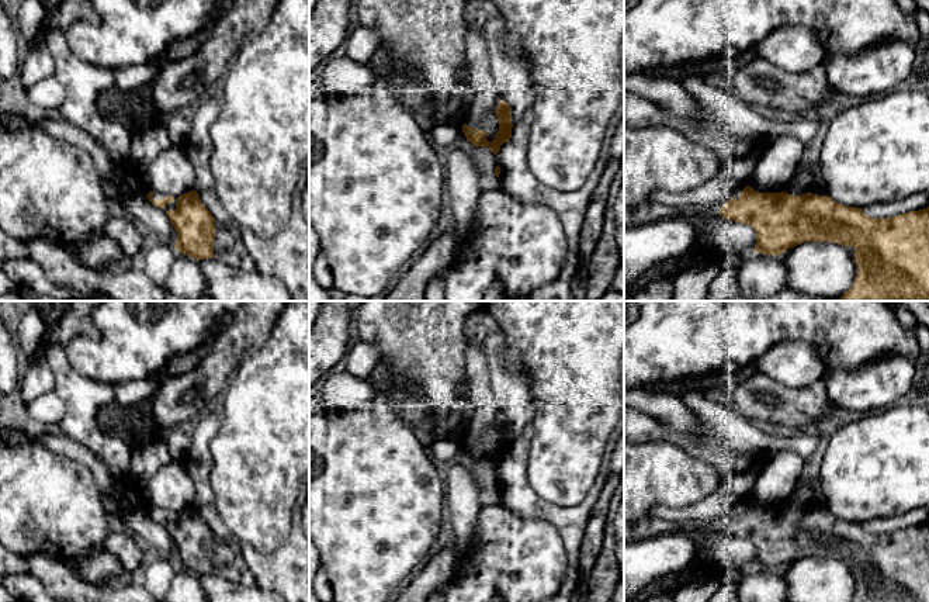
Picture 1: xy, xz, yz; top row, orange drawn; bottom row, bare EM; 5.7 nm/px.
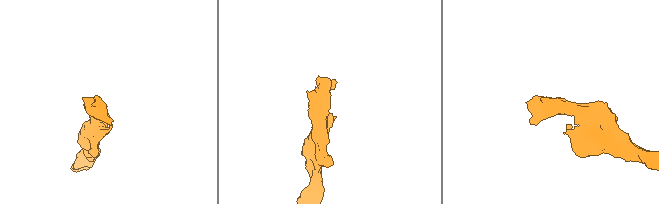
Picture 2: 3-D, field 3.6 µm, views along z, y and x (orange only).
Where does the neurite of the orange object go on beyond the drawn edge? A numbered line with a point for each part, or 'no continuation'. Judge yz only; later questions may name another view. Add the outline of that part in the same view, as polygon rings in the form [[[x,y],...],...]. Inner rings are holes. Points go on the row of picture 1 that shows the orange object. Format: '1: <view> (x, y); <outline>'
no continuation

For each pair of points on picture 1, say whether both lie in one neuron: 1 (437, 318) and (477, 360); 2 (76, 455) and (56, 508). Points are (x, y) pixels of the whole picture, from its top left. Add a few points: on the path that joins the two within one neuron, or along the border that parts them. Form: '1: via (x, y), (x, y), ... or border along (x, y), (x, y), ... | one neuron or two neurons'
1: border along (468, 343), (465, 355), (467, 384) | two neurons
2: border along (45, 446), (80, 462), (90, 471), (96, 485) | two neurons

